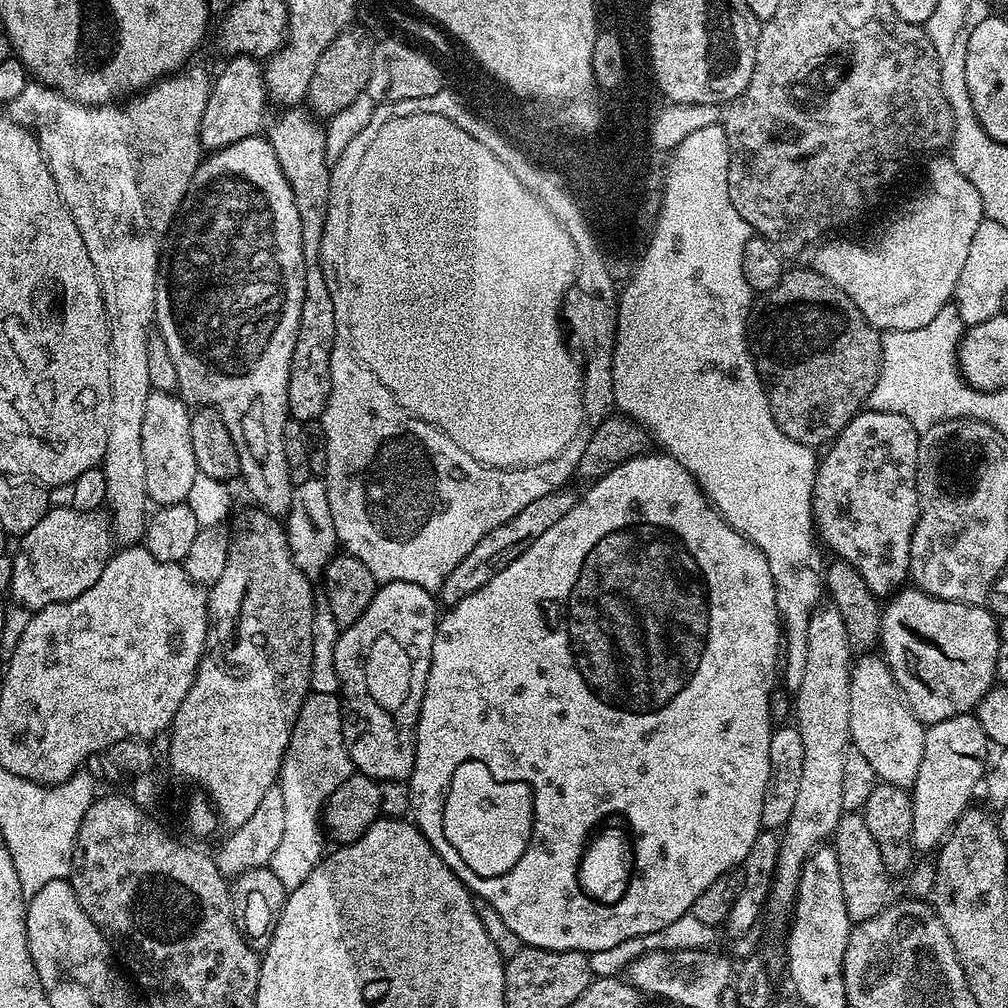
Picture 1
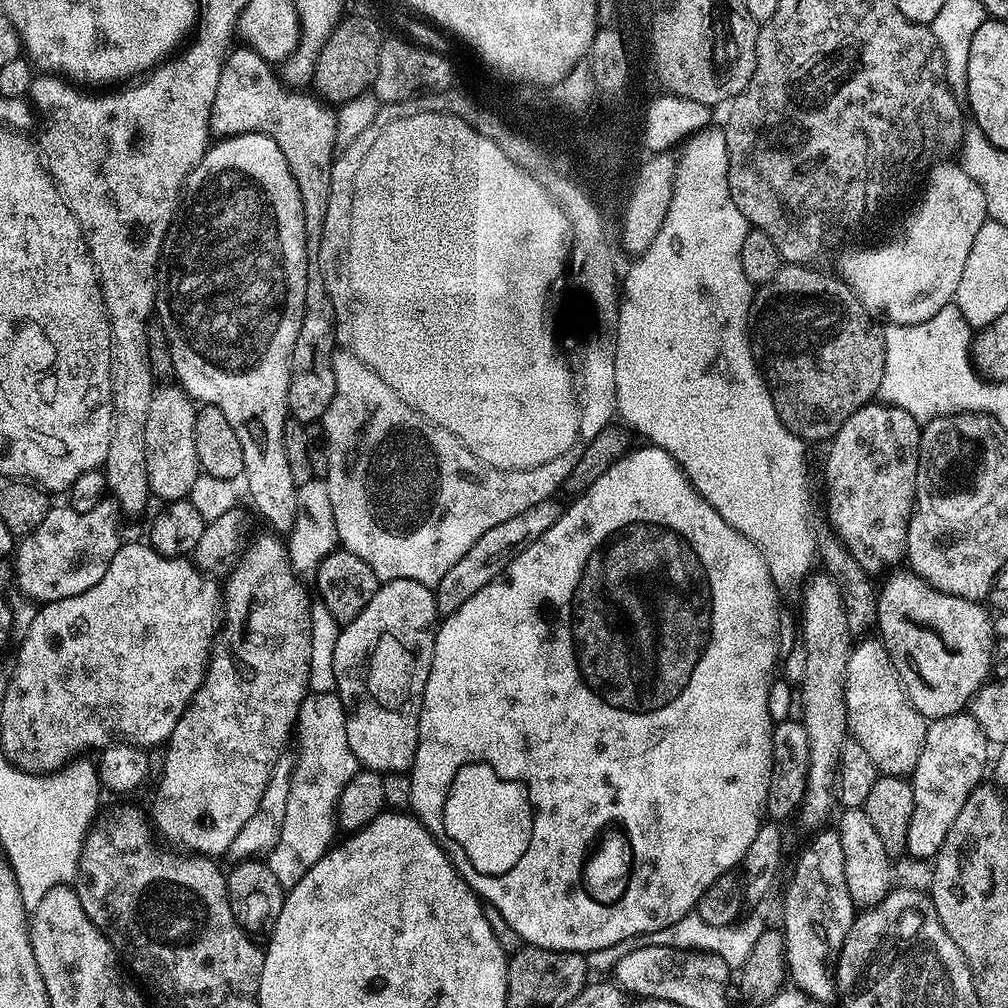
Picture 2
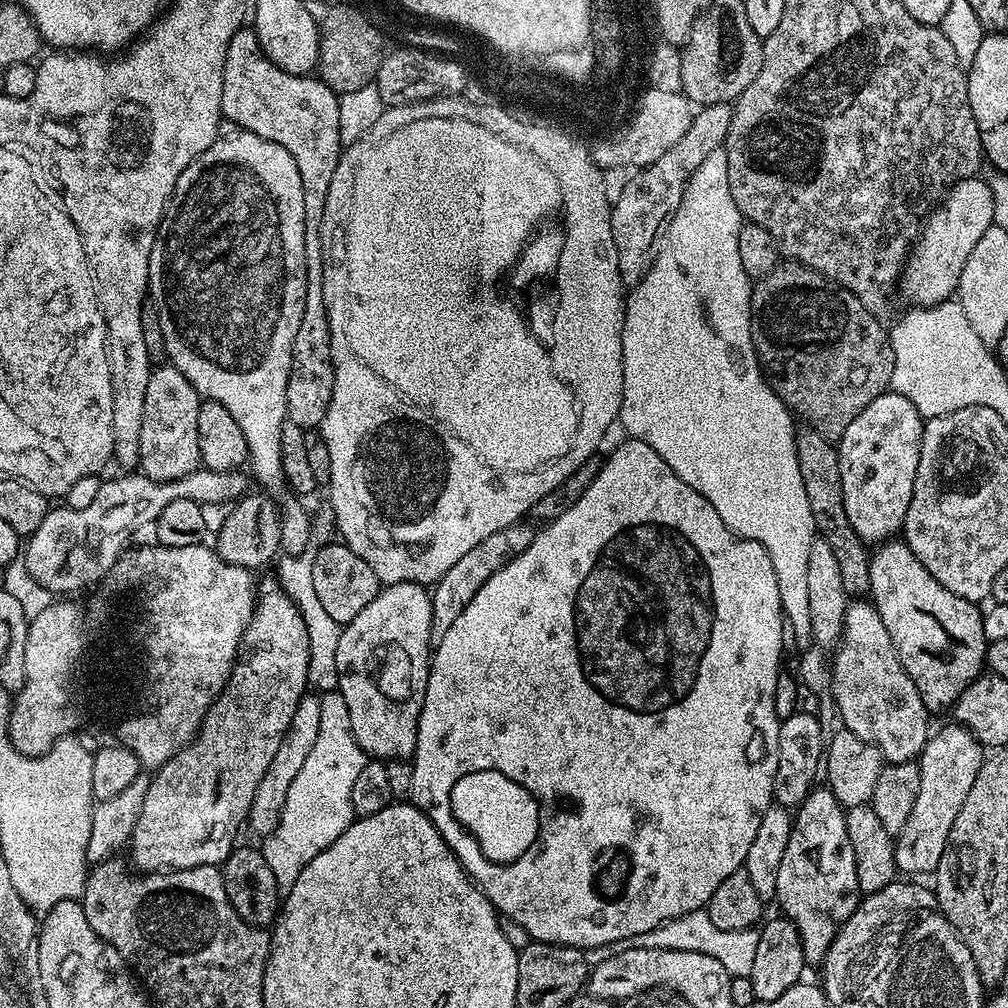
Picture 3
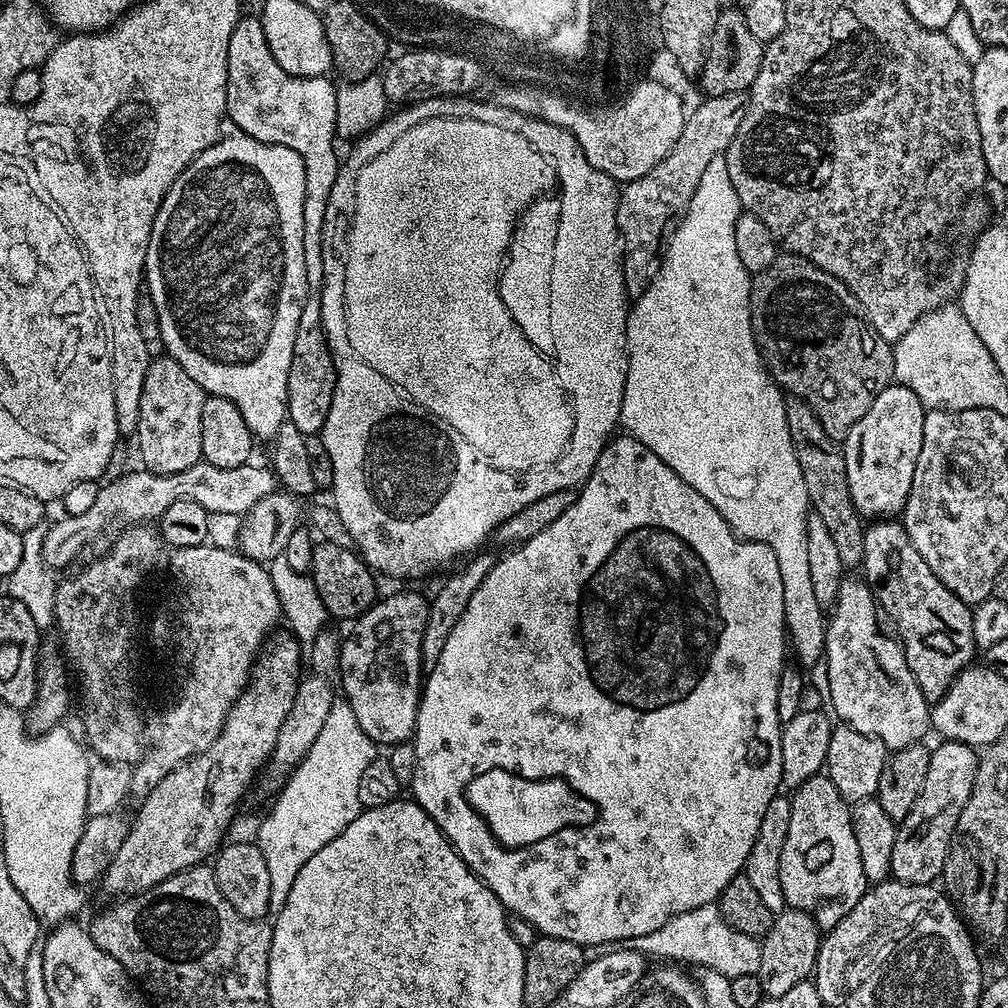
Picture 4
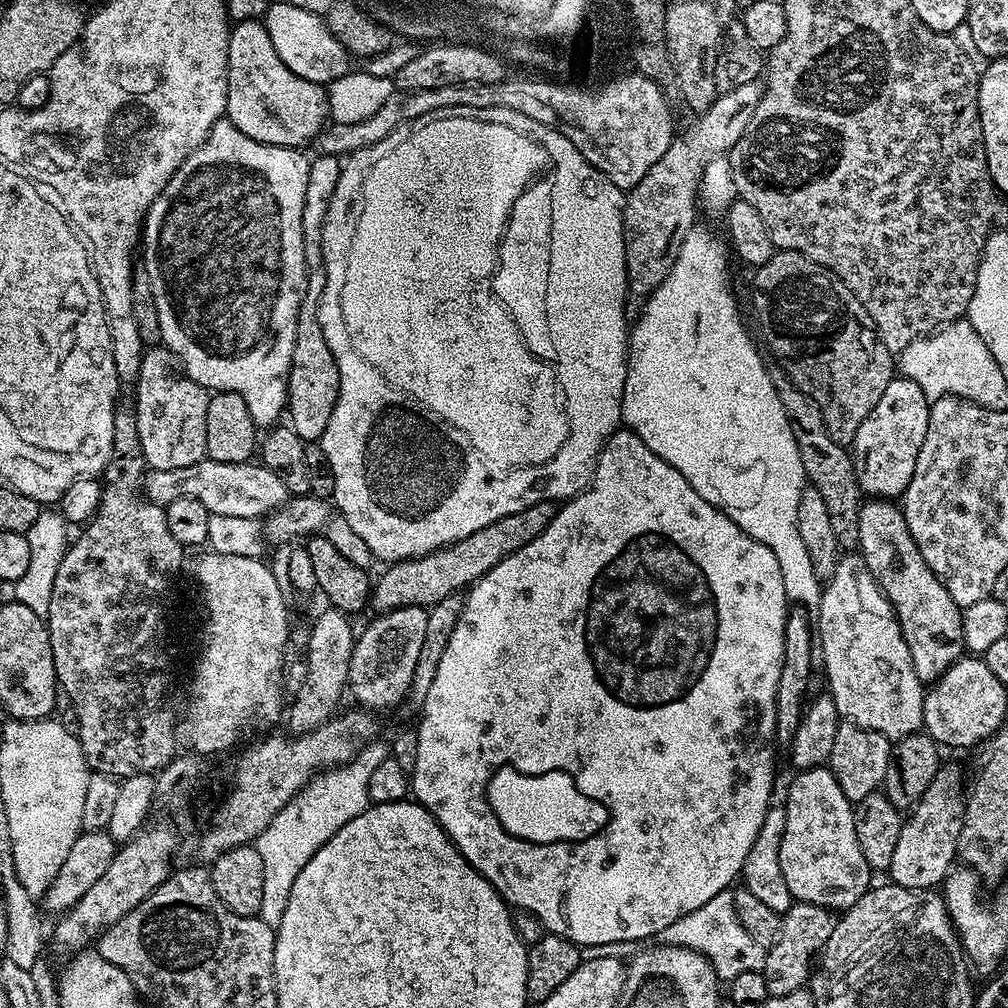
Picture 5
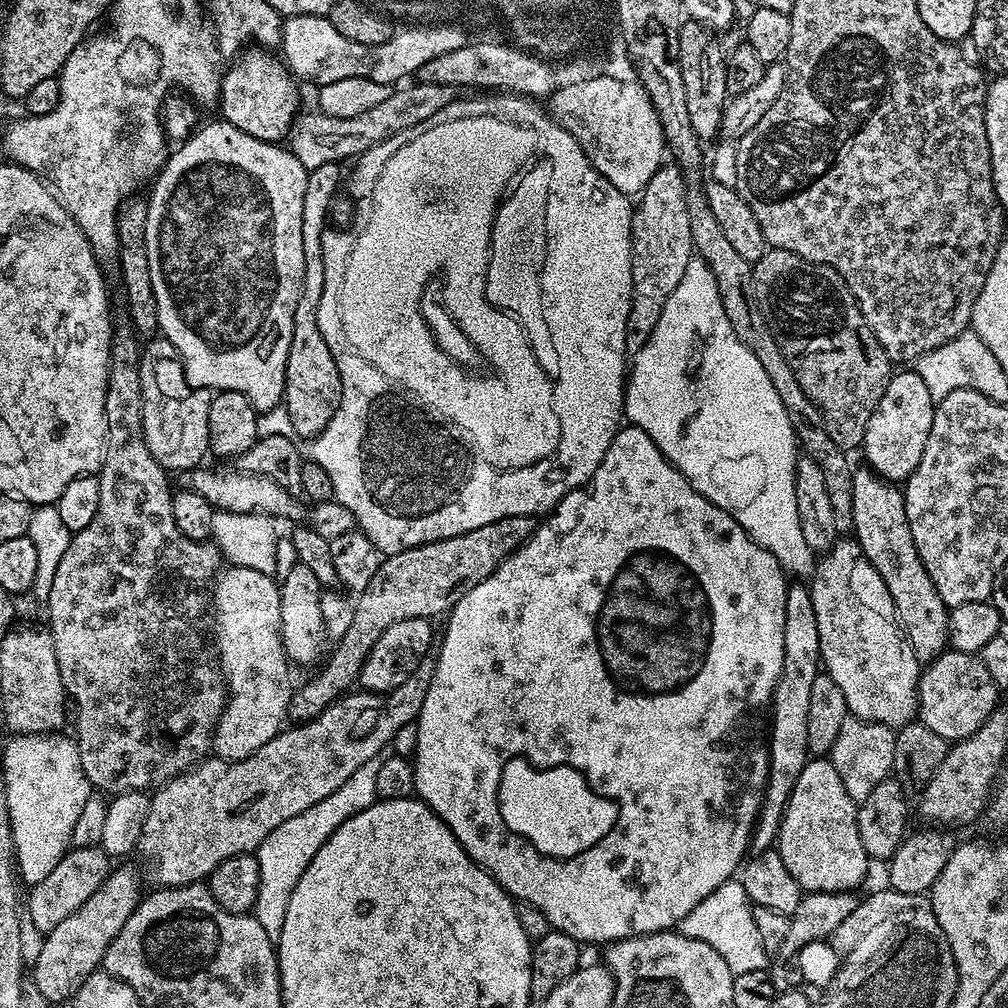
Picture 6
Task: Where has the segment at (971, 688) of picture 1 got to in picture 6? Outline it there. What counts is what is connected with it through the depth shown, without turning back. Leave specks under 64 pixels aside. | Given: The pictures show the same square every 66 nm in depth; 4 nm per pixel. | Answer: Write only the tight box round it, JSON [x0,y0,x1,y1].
[852,467,950,660]

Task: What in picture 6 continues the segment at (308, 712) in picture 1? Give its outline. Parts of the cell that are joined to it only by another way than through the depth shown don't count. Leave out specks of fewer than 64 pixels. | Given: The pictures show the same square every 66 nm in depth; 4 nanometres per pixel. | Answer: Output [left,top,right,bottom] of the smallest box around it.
[254,755,384,942]

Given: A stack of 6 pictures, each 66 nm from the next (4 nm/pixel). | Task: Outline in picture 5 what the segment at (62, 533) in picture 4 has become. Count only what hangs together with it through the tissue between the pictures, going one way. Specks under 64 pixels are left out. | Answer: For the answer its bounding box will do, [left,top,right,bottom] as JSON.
[146,458,290,520]

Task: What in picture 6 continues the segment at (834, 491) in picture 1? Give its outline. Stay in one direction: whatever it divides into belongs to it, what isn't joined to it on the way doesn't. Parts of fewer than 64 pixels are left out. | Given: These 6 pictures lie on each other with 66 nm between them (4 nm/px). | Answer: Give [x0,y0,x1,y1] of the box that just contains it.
[862,370,936,482]

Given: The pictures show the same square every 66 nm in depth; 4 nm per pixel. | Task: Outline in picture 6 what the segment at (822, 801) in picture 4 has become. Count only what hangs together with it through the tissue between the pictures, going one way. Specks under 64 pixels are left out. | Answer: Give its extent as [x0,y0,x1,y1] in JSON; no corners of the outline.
[778,759,870,893]

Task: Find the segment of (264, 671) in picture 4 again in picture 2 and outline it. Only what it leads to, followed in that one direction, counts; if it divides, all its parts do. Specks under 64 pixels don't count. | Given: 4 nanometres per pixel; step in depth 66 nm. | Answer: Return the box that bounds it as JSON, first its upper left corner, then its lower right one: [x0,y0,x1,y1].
[151,534,313,858]

